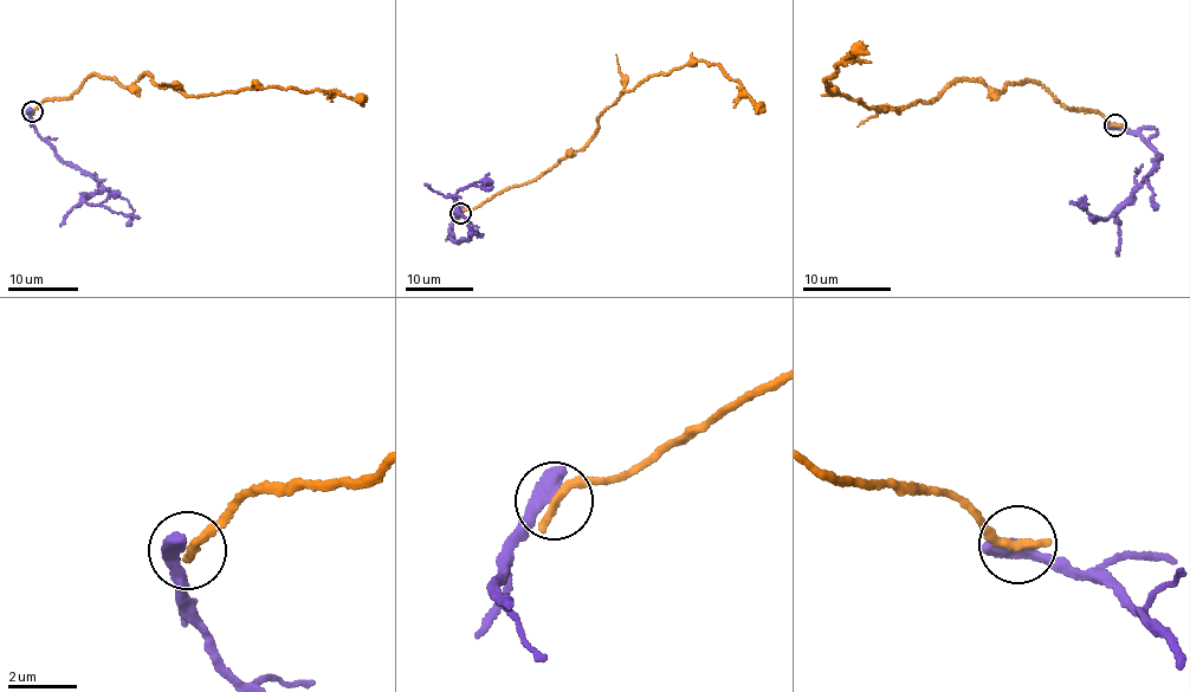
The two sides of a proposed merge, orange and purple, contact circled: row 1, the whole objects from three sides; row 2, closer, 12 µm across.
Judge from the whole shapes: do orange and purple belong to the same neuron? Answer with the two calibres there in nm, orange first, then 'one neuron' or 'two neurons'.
calibres 320 and 550 nm; two neurons

